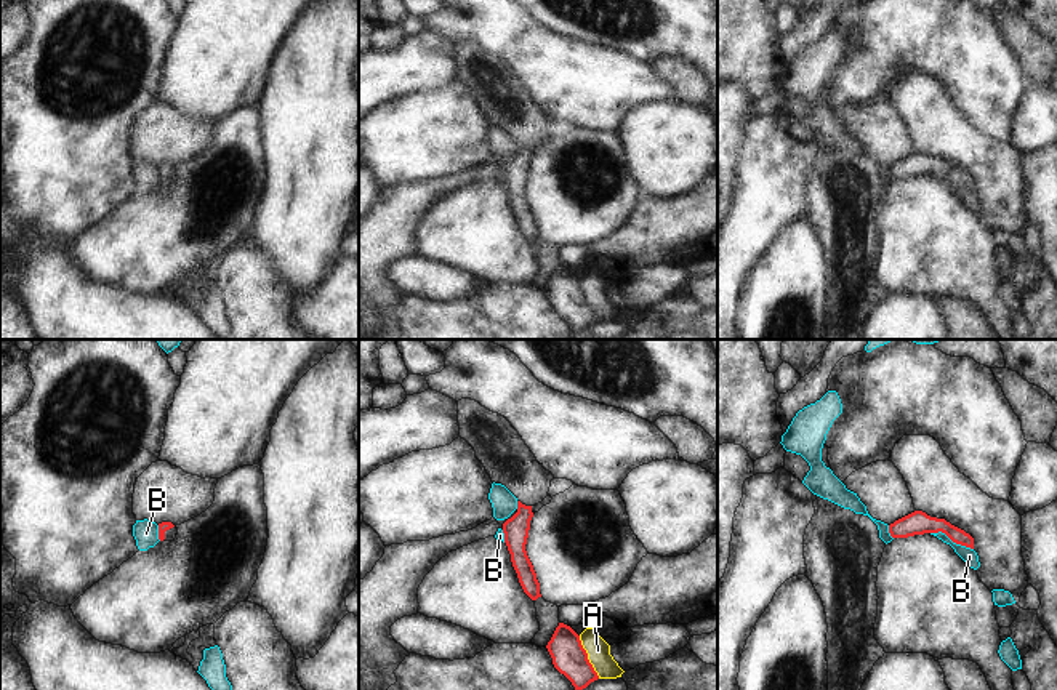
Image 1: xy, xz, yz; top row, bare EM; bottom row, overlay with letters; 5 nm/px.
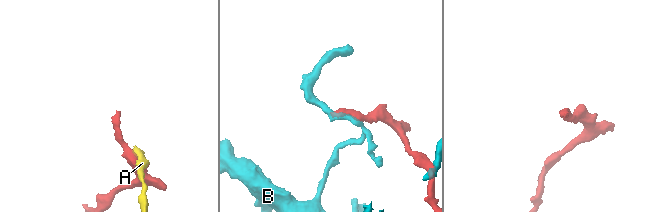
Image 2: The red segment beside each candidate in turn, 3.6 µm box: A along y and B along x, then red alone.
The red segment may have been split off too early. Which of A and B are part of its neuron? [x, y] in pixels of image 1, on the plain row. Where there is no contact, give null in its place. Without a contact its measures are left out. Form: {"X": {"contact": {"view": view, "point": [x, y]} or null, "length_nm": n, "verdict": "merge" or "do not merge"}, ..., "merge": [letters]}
{"A": {"contact": {"view": "xz", "point": [586, 298]}, "length_nm": 240, "verdict": "do not merge"}, "B": {"contact": {"view": "yz", "point": [952, 181]}, "length_nm": 240, "verdict": "do not merge"}, "merge": []}

